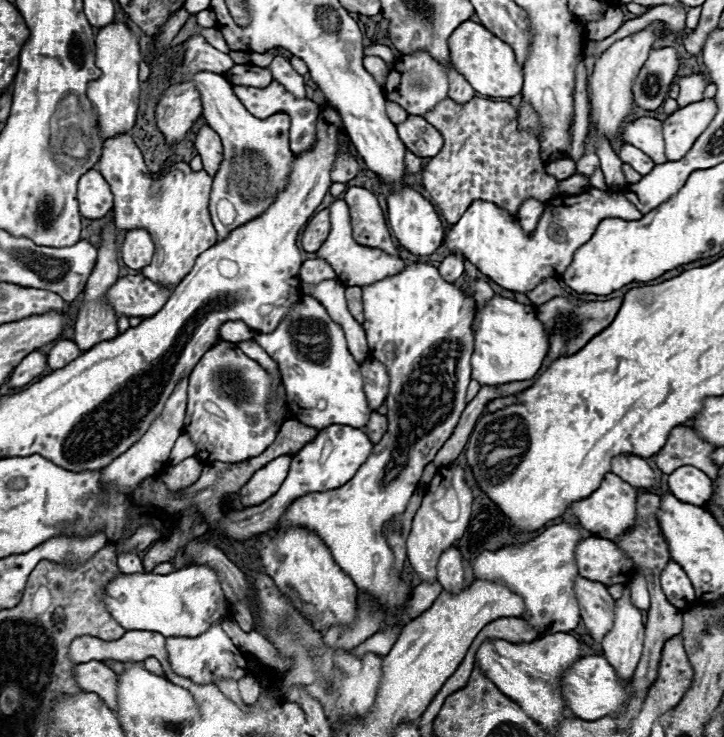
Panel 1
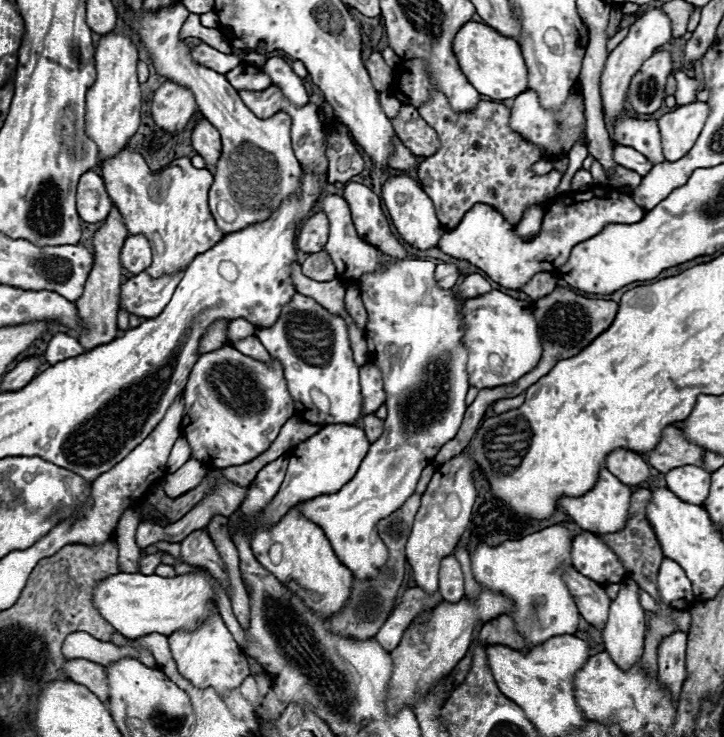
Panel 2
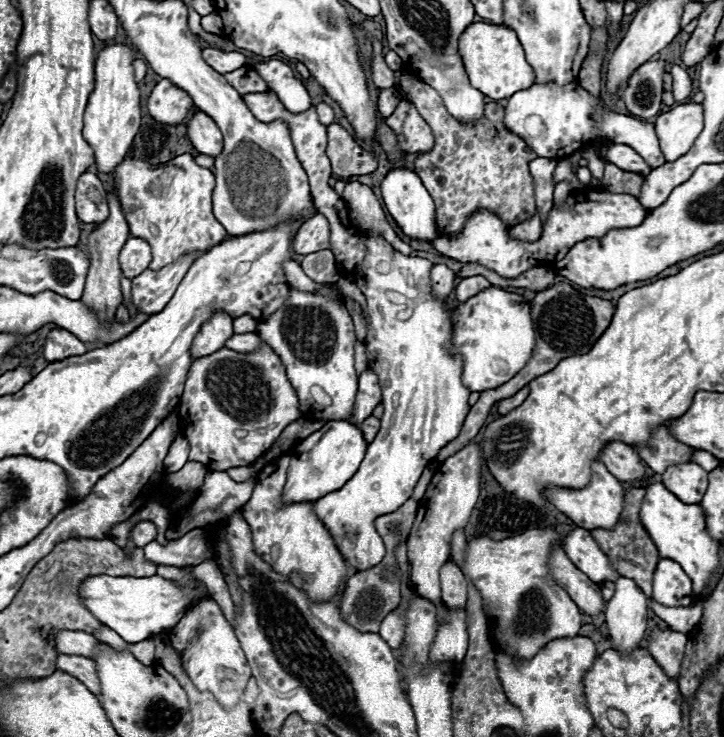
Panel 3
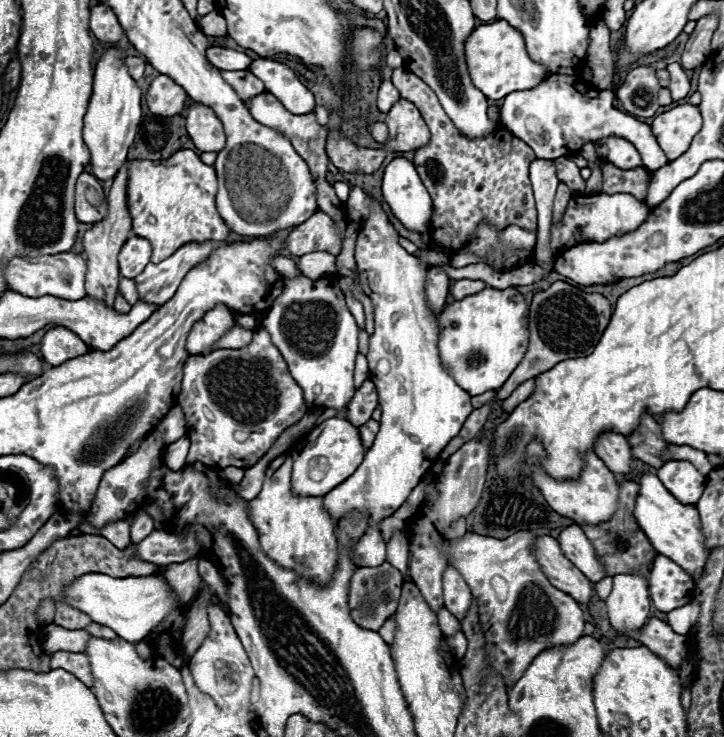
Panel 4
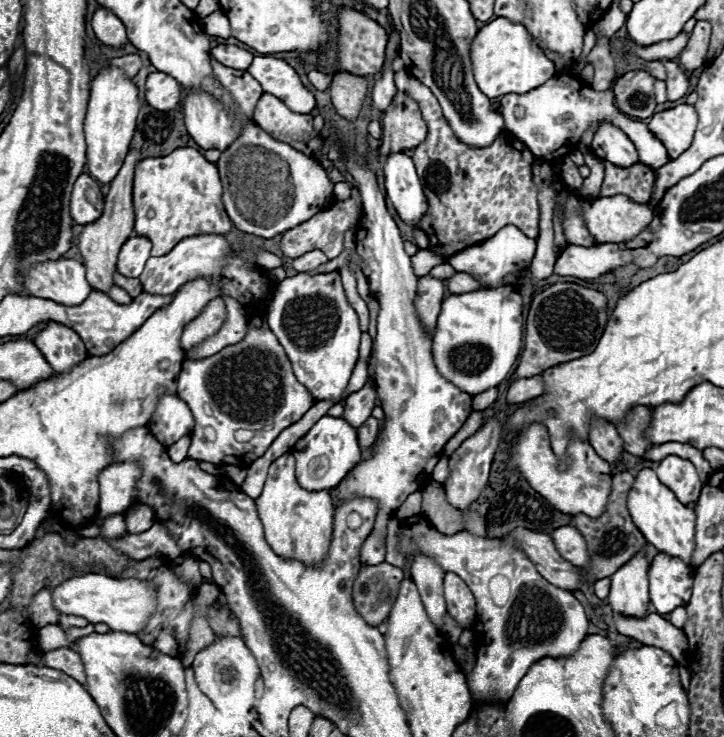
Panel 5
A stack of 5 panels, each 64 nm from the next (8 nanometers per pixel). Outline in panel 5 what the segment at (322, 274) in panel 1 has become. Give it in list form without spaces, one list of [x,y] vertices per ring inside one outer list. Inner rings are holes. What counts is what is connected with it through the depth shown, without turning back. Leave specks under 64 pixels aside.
[[[310,250],[310,252],[294,258],[294,260],[292,260],[292,268],[294,268],[296,272],[306,272],[306,270],[312,270],[312,268],[316,268],[316,266],[320,266],[320,264],[326,264],[326,262],[328,262],[328,258],[326,258],[324,252],[320,252],[320,250]]]

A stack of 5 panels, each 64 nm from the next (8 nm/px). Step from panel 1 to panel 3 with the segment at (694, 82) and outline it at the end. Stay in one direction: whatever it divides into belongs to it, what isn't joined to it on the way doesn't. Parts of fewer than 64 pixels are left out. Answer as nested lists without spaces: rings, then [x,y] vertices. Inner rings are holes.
[[[676,64],[670,68],[670,74],[672,74],[672,78],[674,78],[672,92],[674,92],[676,102],[686,100],[686,98],[690,96],[690,92],[692,92],[692,80],[690,80],[690,76],[686,74],[684,68],[680,68],[680,66],[676,66]]]

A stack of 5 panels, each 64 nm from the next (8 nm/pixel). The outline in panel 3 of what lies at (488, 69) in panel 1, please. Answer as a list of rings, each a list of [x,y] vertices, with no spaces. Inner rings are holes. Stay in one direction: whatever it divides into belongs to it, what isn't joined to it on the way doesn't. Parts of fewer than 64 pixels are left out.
[[[474,22],[466,28],[466,32],[460,36],[458,44],[460,56],[464,60],[466,72],[470,76],[470,82],[474,88],[478,88],[484,96],[492,100],[502,100],[512,96],[514,92],[526,90],[536,82],[534,68],[526,62],[524,48],[516,36],[514,30],[506,28],[504,24],[484,24]]]

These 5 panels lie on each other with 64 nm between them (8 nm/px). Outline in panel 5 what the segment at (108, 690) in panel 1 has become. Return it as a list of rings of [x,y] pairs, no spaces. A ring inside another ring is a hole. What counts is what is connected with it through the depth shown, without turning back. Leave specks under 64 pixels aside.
[[[54,648],[54,650],[44,652],[44,662],[46,662],[50,668],[60,668],[62,672],[66,672],[68,676],[72,676],[72,678],[78,680],[80,684],[86,682],[82,660],[80,660],[80,656],[78,656],[74,650],[70,650],[70,648]]]

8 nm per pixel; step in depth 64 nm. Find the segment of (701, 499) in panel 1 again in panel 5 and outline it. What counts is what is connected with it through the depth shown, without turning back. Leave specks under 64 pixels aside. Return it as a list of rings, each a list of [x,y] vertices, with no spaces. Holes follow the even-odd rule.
[[[666,456],[658,462],[656,474],[662,484],[666,484],[680,502],[688,504],[698,500],[700,496],[700,478],[696,474],[696,468],[690,460],[680,456]]]

